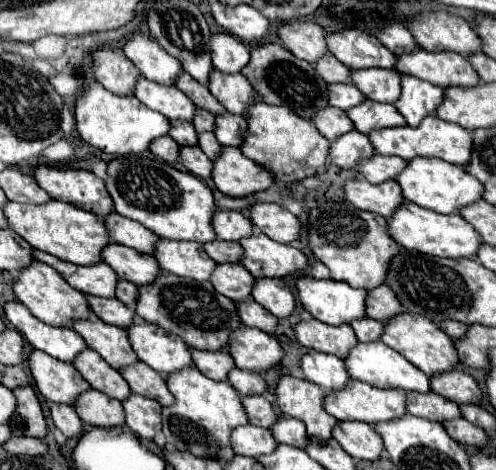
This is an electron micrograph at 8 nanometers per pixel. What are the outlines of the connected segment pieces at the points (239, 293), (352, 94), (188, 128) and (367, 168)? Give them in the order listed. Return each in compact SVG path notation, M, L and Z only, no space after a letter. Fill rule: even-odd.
M220 263L216 265L210 283L222 295L232 301L250 299L250 287L254 285L254 277L240 263Z
M334 83L334 85L328 85L328 103L332 107L338 107L338 109L348 109L348 107L354 107L354 105L360 105L362 101L366 101L366 97L350 83Z
M170 121L168 135L178 145L196 145L196 131L194 131L192 123L188 123L188 121Z
M374 153L368 159L360 159L356 165L356 171L370 183L382 183L386 179L394 179L398 171L406 165L404 159L396 155L378 155Z

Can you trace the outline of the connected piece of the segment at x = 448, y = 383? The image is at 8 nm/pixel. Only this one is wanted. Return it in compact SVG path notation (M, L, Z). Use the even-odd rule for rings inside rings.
M444 371L430 377L430 389L458 405L462 403L480 403L480 389L472 375L464 371Z

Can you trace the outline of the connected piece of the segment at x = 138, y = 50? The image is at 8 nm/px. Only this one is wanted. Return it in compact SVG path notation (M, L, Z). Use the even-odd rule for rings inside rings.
M134 31L122 45L122 51L142 71L146 79L156 83L174 85L178 73L182 71L178 59L162 51L162 47L158 47L158 43L154 43L154 39L150 39L142 31Z

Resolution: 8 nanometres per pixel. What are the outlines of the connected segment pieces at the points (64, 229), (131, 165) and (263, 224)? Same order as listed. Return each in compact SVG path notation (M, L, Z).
M8 201L4 205L4 217L10 229L16 235L20 235L26 243L30 243L34 249L46 251L70 263L98 263L102 261L100 259L102 247L110 243L102 219L64 201L50 201L44 205L24 205L24 203Z
M150 151L108 161L106 173L106 189L114 201L116 213L122 217L142 223L162 239L196 243L208 243L216 239L210 225L214 213L214 195L198 177L168 165Z
M252 203L248 219L278 243L292 243L300 237L300 221L278 203Z

